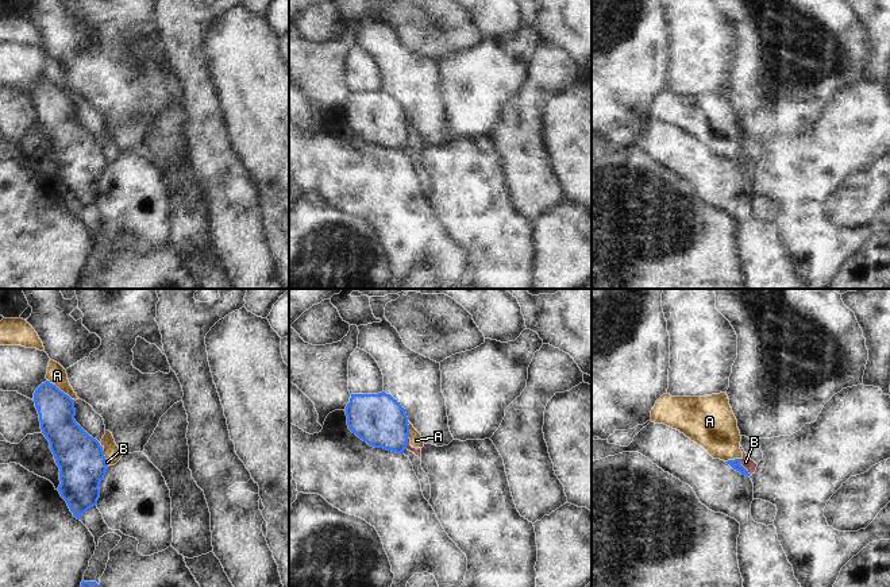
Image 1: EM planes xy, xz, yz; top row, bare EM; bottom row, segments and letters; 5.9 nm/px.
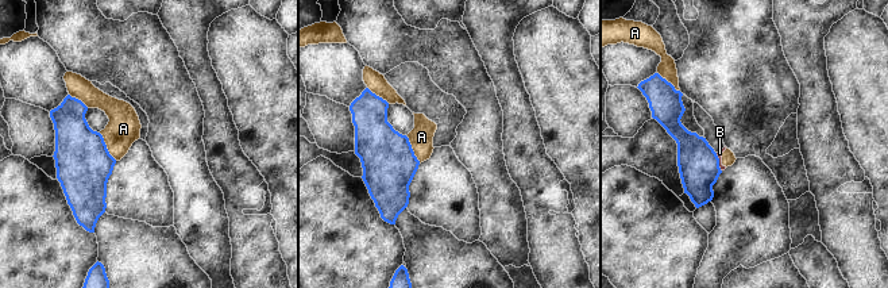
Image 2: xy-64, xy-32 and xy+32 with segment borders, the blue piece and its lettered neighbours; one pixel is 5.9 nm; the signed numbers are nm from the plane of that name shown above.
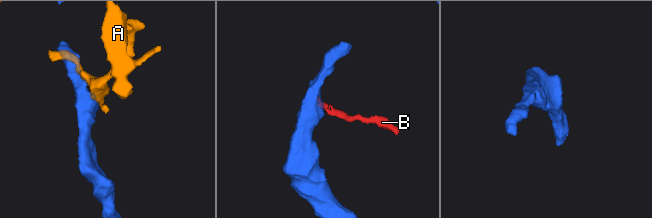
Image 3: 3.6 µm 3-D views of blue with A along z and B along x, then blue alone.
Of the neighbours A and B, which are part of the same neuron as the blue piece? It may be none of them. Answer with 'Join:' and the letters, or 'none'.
Join: none

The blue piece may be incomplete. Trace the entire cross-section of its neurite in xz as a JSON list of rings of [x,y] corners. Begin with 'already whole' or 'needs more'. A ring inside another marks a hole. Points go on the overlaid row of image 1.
already whole; [[[351,394],[346,416],[348,429],[369,445],[396,453],[407,449],[408,417],[390,394]]]

